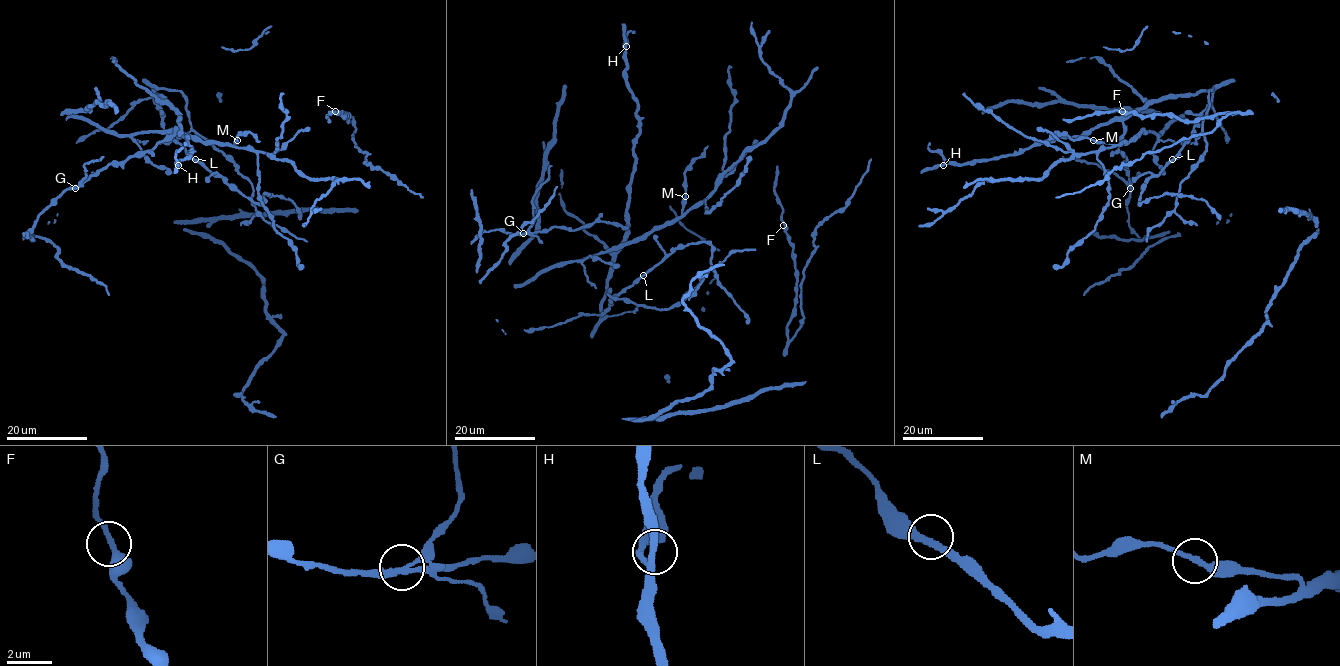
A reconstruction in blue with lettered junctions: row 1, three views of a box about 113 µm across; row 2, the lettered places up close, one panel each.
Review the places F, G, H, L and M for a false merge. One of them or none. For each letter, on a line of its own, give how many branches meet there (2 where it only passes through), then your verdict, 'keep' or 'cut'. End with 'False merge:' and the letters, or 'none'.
F: 2 | keep
G: 2 | cut
H: 2 | keep
L: 2 | keep
M: 2 | keep
False merge: G

